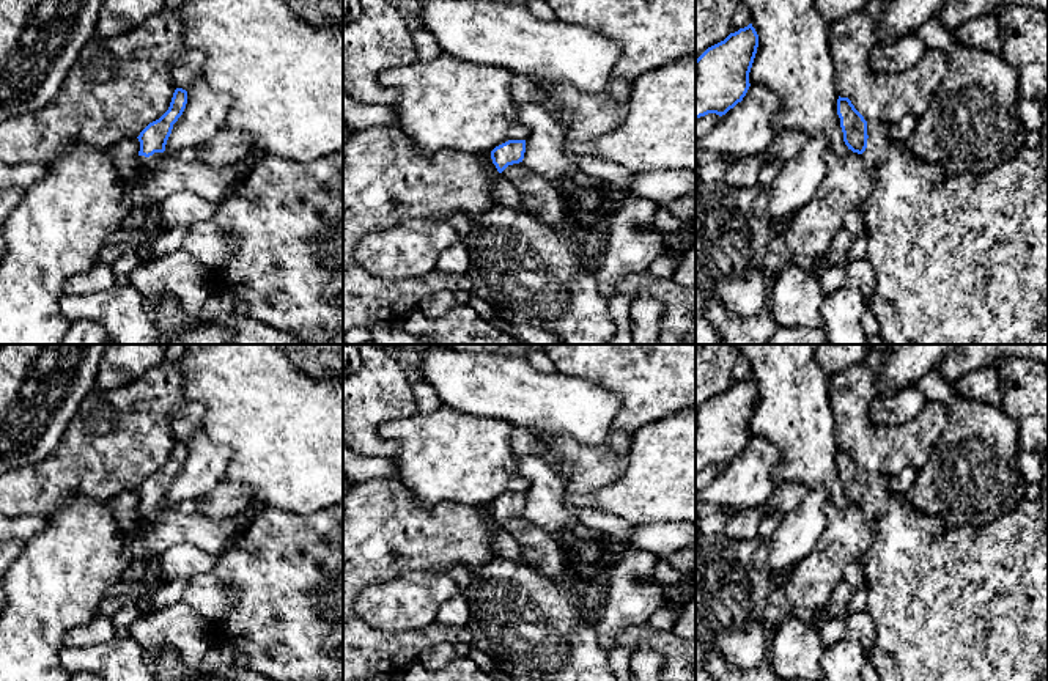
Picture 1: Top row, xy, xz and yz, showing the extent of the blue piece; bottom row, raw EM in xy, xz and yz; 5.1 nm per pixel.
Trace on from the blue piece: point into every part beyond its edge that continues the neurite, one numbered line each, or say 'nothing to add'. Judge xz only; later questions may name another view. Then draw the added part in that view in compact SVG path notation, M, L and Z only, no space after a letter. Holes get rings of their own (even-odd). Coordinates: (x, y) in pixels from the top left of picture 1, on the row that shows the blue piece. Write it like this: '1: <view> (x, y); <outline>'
1: xz (542, 197); M522 162L508 165L500 175L519 192L524 211L541 223L562 231L576 248L585 271L596 274L607 247L604 225L584 217L563 197L559 182Z

